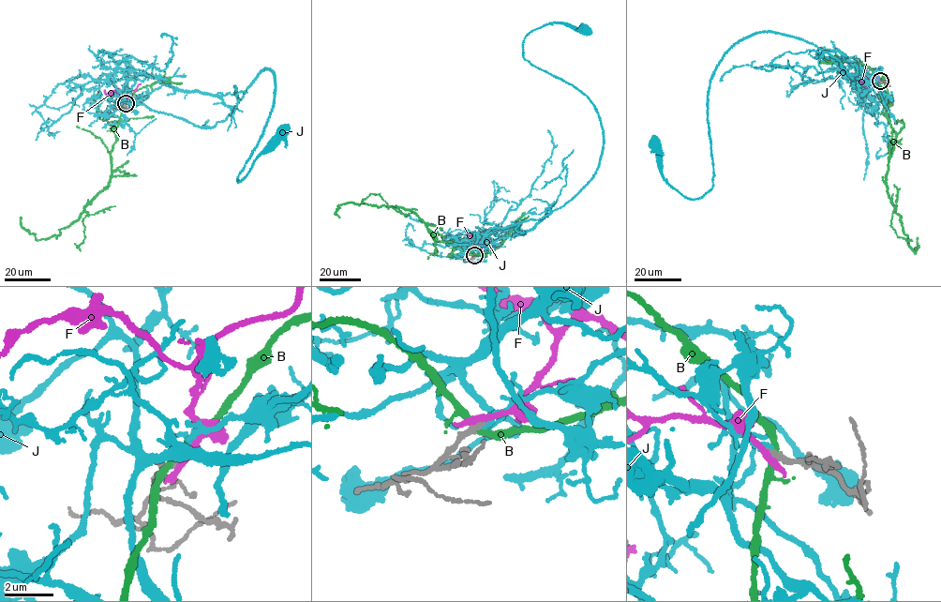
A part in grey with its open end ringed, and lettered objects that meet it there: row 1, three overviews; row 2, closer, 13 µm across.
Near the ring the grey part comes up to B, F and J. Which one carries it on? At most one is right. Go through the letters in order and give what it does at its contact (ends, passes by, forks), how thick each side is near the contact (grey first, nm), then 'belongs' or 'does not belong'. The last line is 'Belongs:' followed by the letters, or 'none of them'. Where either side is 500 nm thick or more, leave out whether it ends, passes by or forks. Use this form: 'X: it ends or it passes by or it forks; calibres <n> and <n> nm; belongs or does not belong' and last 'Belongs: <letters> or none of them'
B: it forks; calibres 320 and 220 nm; does not belong
F: it ends; calibres 280 and 320 nm; does not belong
J: it passes by; calibres 280 and 220 nm; belongs
Belongs: J

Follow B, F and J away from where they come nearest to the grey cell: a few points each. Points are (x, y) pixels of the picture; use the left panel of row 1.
B: (125, 103), (111, 155), (109, 186), (59, 234), (37, 239), (21, 225), (21, 218)
F: (126, 104), (127, 96), (119, 90), (107, 94), (104, 90)
J: (126, 103), (166, 83), (214, 95), (235, 106), (267, 69), (275, 77), (273, 109), (237, 182), (282, 132)

